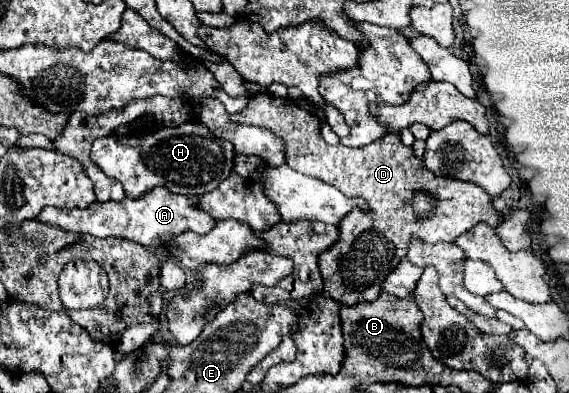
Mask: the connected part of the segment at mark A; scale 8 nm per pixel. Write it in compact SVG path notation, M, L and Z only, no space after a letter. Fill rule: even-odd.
M153 188L149 192L143 192L141 198L125 196L119 202L115 202L115 200L93 202L87 208L47 206L41 210L37 220L57 226L65 232L73 232L73 234L91 234L97 238L109 238L109 236L125 238L125 240L133 240L141 246L153 246L153 248L169 244L175 236L179 236L185 230L193 230L199 234L209 232L211 224L215 224L215 220L211 216L207 216L207 212L193 206L193 200L189 196L173 194L173 192L167 192L165 188Z

